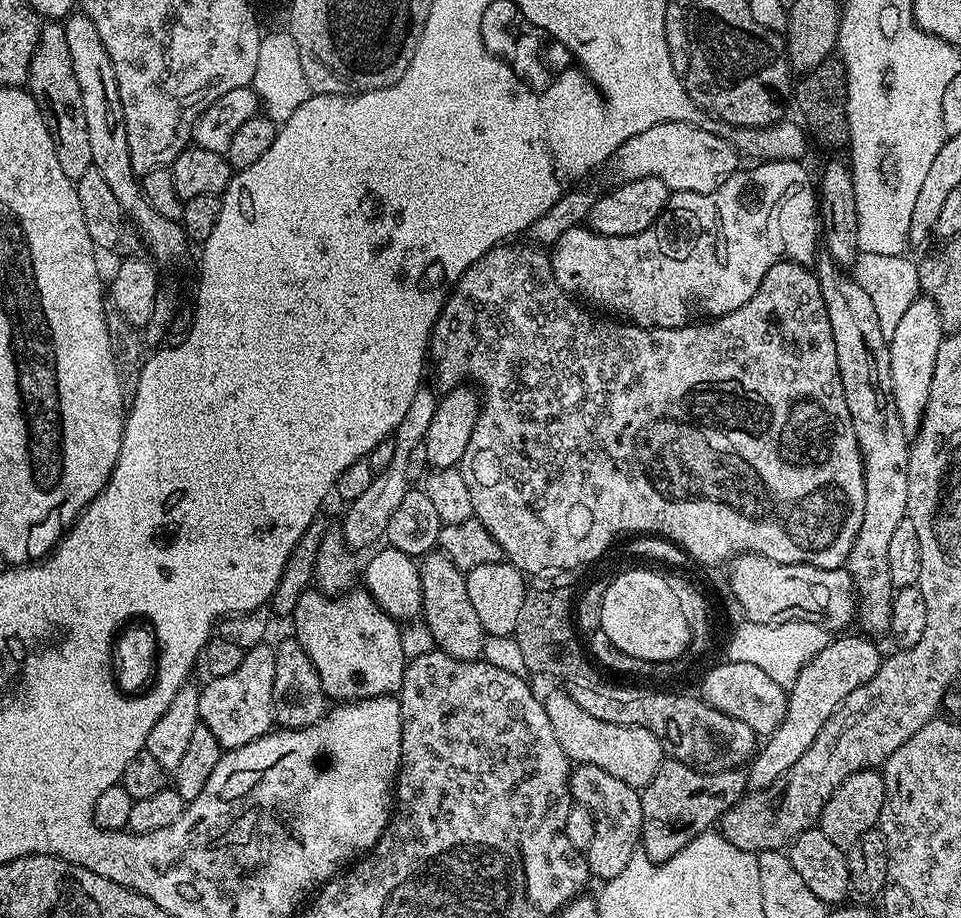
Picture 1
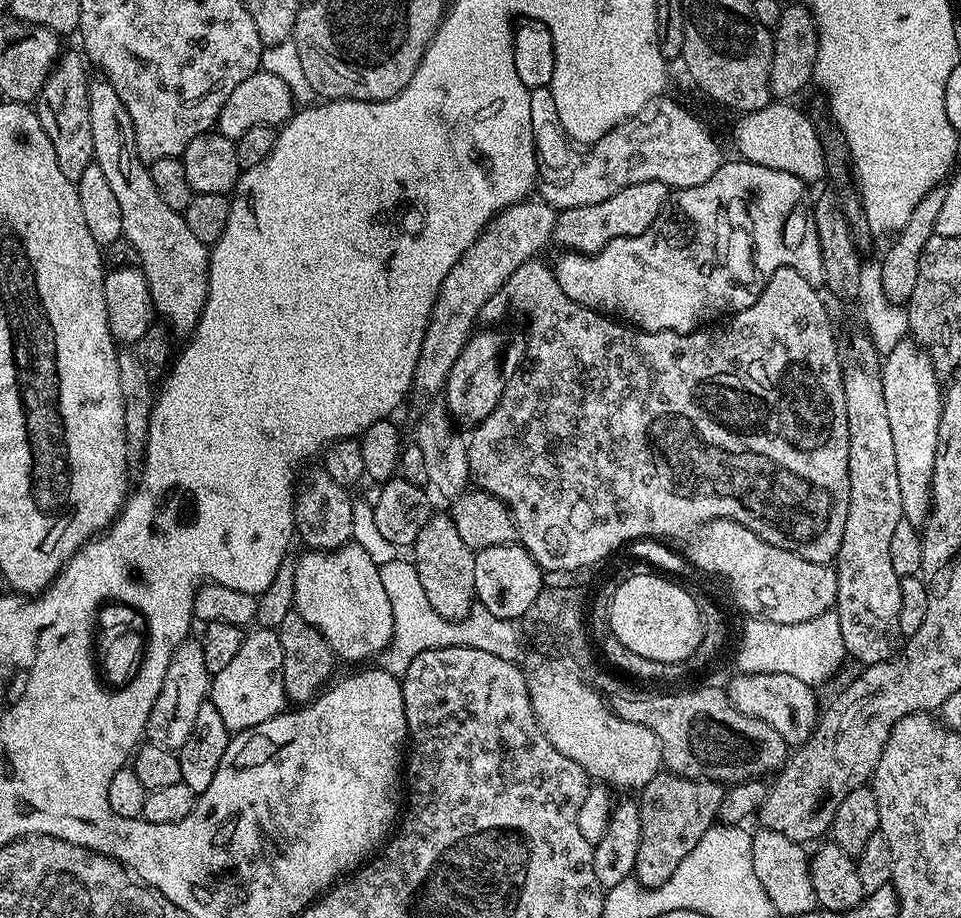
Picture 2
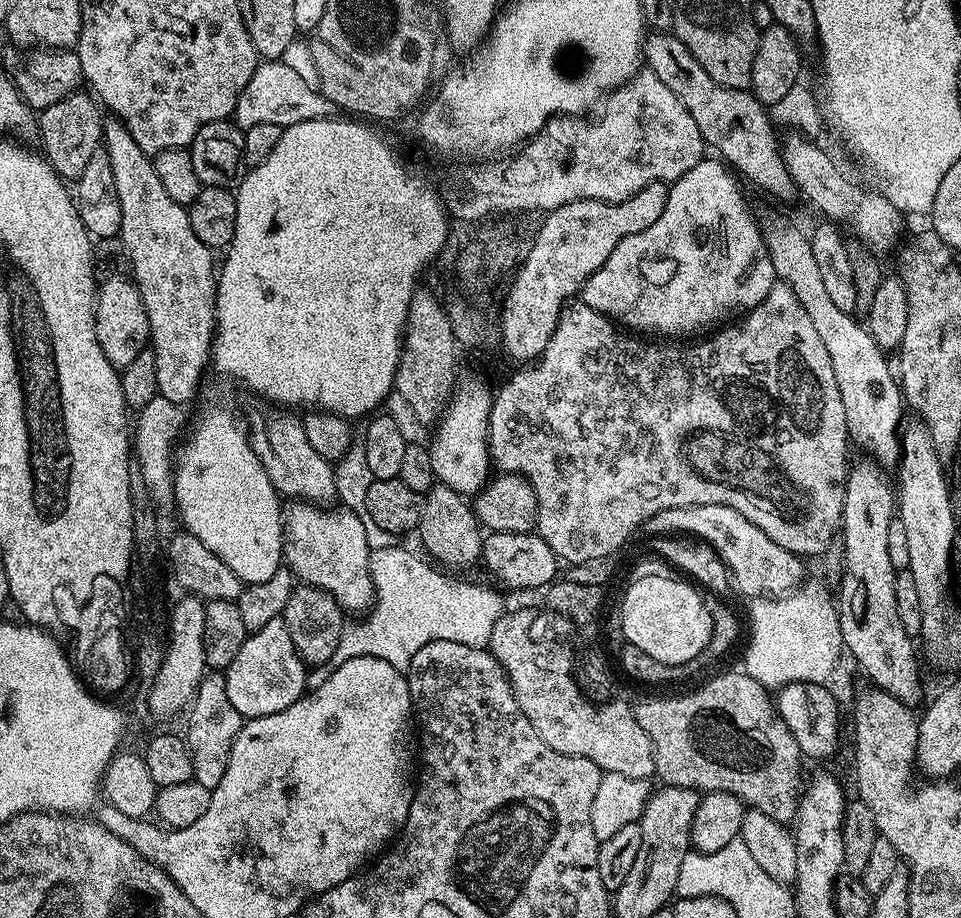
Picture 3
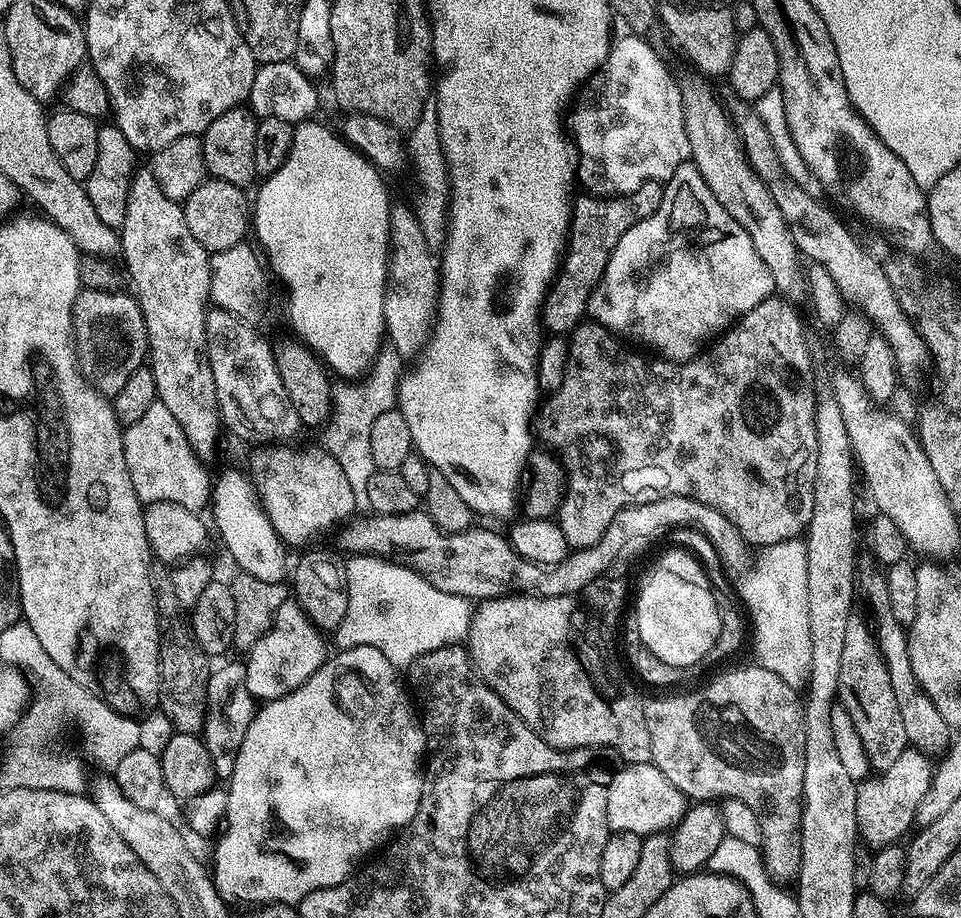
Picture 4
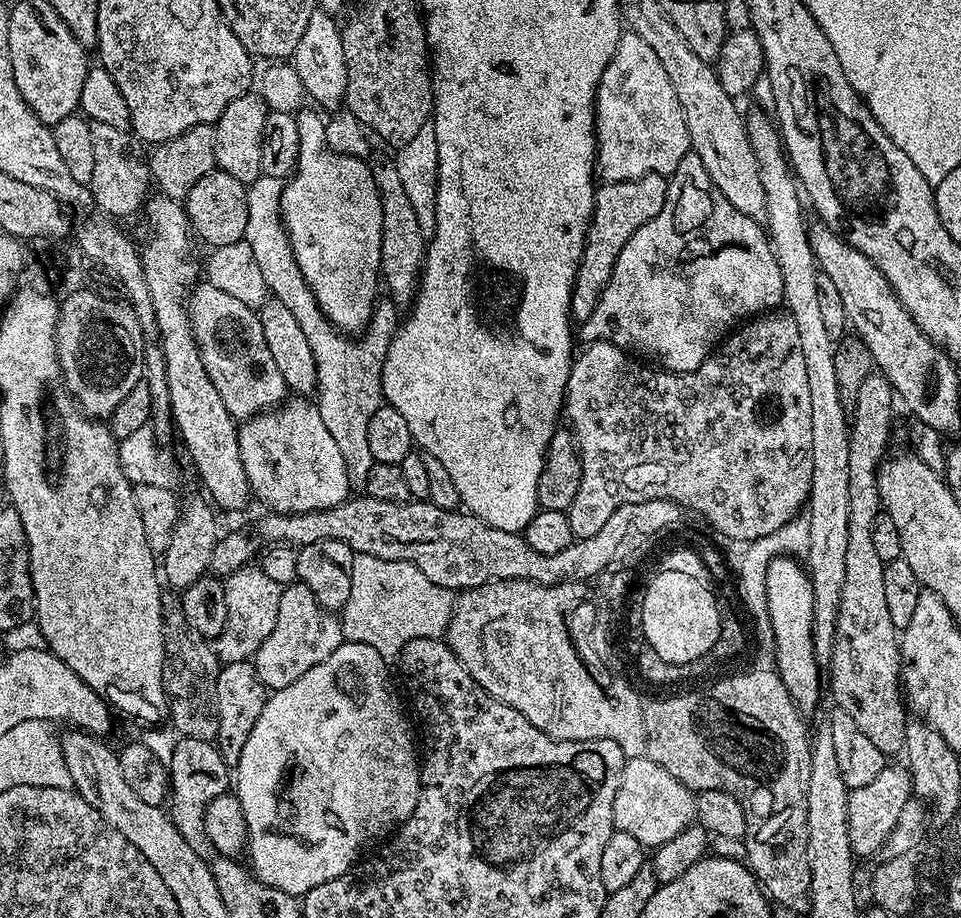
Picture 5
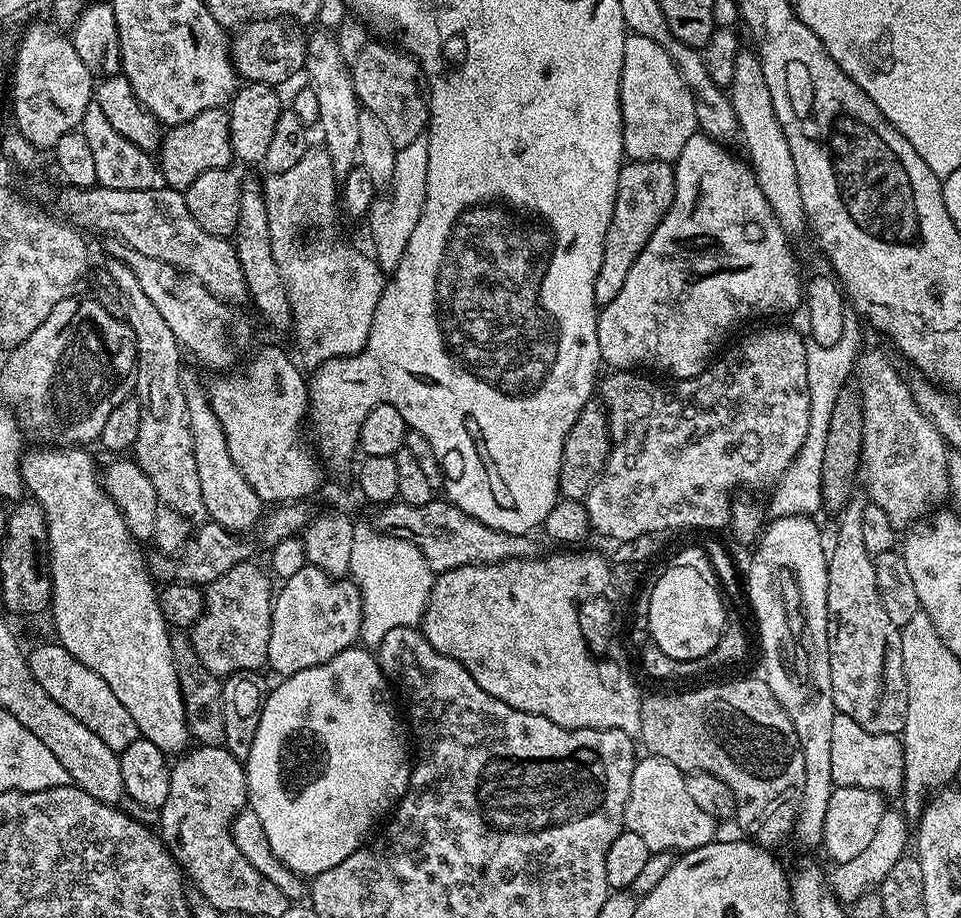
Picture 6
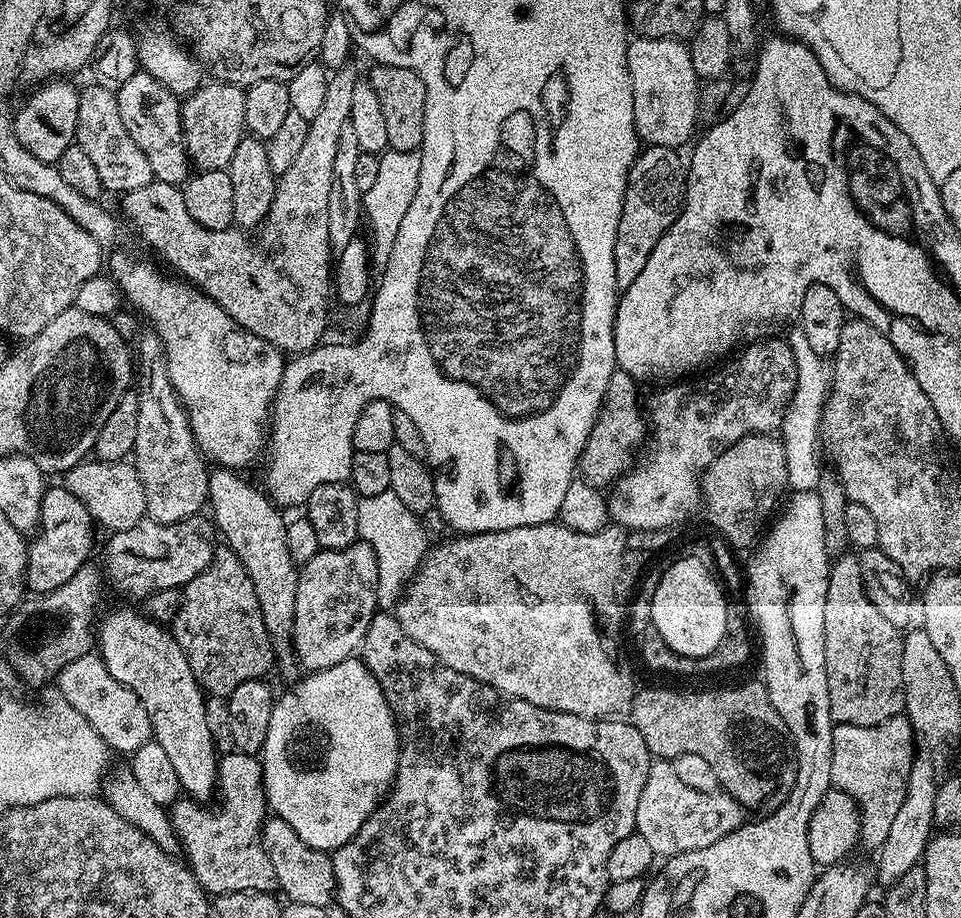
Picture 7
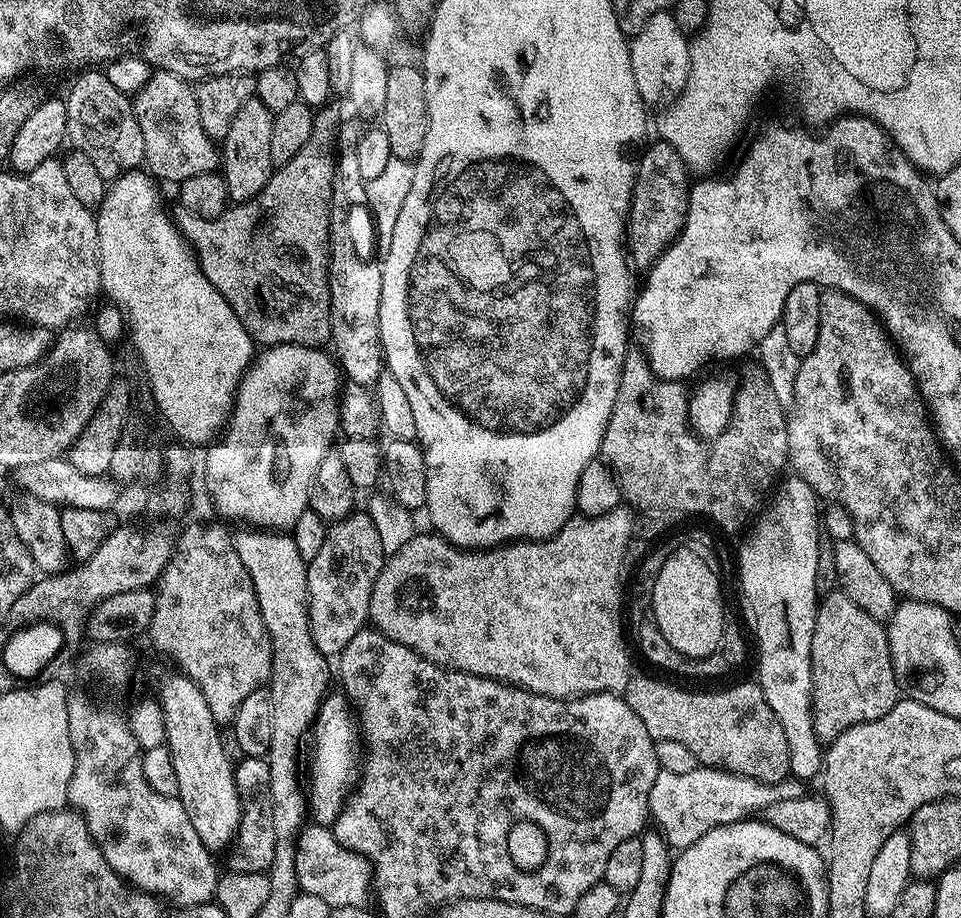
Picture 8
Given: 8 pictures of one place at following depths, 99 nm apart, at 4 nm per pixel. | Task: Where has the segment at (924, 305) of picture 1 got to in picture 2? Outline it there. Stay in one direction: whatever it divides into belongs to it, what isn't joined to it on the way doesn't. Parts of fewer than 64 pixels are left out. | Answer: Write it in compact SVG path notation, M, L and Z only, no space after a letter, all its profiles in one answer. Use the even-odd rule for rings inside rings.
M911 338L900 340L883 357L880 370L882 394L886 398L886 418L890 421L890 430L894 433L894 459L898 465L898 486L902 493L904 519L917 526L928 519L928 510L932 506L932 471L934 454L938 448L938 426L942 418L942 382L940 384L936 367L927 352Z

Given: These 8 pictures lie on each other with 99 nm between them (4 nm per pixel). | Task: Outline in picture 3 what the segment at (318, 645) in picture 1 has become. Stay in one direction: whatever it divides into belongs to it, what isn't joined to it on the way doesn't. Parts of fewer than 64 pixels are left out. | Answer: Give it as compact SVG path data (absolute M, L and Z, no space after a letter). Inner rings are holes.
M292 502L283 509L282 515L286 537L283 563L292 571L293 577L300 584L308 584L330 594L345 613L367 613L374 599L372 579L368 573L369 525L343 506L325 510L307 502Z

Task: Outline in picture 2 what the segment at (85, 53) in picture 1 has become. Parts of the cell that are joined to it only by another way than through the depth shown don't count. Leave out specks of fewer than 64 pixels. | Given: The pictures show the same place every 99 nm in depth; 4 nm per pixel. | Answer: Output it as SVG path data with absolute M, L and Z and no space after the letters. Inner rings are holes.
M97 78L88 85L88 97L90 135L94 138L92 158L102 166L102 174L106 174L114 198L118 198L118 206L122 209L123 237L137 251L138 267L144 273L146 286L150 286L155 315L175 335L177 332L181 338L187 338L196 329L206 306L209 245L198 242L190 226L186 226L183 215L170 210L170 206L162 202L162 194L158 194L154 187L149 165L138 154L134 122L130 122L130 114L126 106L122 106L118 90L114 90L108 80Z

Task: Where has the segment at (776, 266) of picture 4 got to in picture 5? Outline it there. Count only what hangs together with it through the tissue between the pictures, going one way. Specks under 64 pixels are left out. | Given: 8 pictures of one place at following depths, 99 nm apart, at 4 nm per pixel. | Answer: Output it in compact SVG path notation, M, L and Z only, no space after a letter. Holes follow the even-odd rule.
M658 2L634 5L632 21L629 24L627 21L626 28L638 34L638 38L654 50L658 62L662 62L686 118L691 151L702 158L702 166L706 166L706 174L710 174L713 189L725 196L723 199L733 213L749 216L752 220L761 219L766 210L766 194L762 190L762 180L758 178L758 162L754 162L754 152L750 150L750 138L744 129L739 103L726 94L715 67L690 50L686 38L674 30L674 22L670 22Z

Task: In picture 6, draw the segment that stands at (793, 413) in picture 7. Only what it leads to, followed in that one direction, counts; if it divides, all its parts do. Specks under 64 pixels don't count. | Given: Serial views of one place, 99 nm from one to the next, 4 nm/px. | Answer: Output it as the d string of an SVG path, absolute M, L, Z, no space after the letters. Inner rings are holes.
M850 303L842 306L842 333L834 346L818 347L816 343L806 342L807 346L807 380L810 386L810 426L807 428L806 438L802 448L794 458L779 482L771 491L769 504L766 504L767 515L771 519L797 515L815 515L820 512L822 505L821 480L822 461L828 437L828 426L836 396L849 378L853 375L858 355L862 345L862 318L856 308Z

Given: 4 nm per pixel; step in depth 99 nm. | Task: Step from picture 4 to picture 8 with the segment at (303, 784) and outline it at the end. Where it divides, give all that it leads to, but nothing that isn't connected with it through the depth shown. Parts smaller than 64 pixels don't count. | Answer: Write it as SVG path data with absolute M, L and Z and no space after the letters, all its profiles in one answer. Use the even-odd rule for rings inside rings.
M329 694L325 696L324 701L320 704L320 715L318 717L318 729L320 728L320 749L312 756L312 765L307 765L306 768L306 782L308 778L308 786L306 785L306 801L310 809L310 816L315 823L323 824L325 826L331 826L336 823L339 819L341 812L344 811L346 807L346 801L349 799L350 793L353 791L354 785L352 783L358 780L358 774L356 778L356 728L355 724L358 724L358 720L352 717L352 710L354 710L353 705L350 703L349 697L344 694L339 694L340 696L335 696L335 694Z

